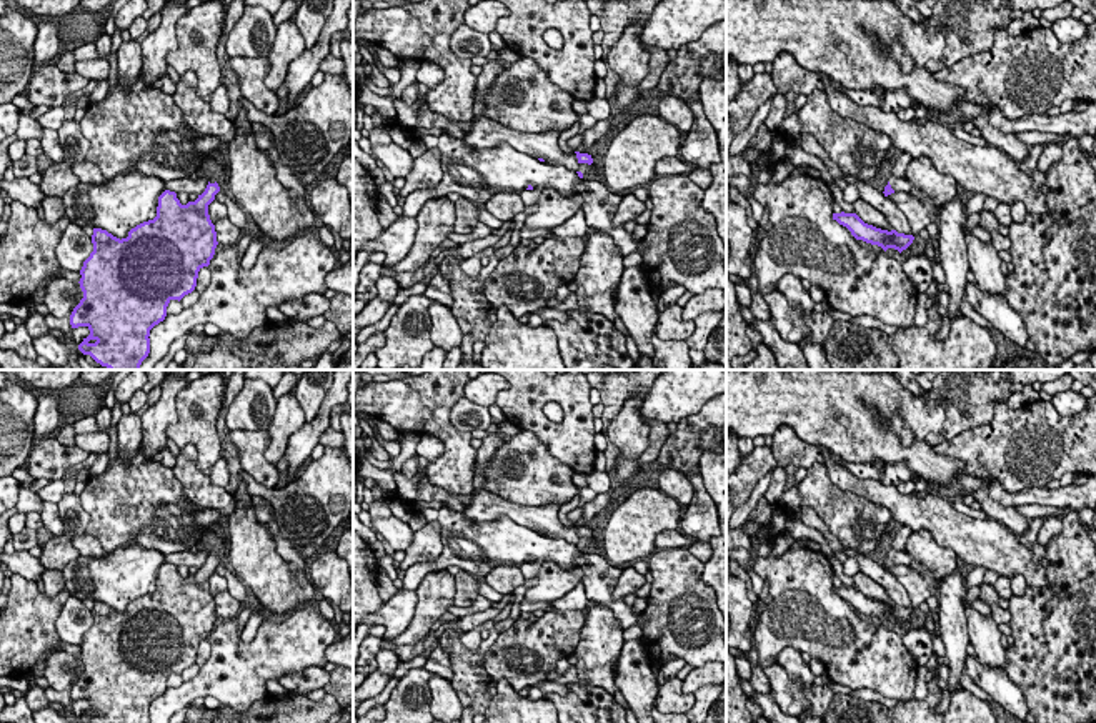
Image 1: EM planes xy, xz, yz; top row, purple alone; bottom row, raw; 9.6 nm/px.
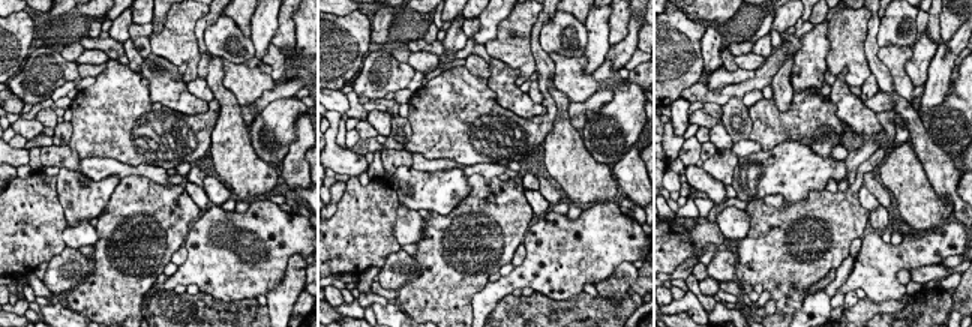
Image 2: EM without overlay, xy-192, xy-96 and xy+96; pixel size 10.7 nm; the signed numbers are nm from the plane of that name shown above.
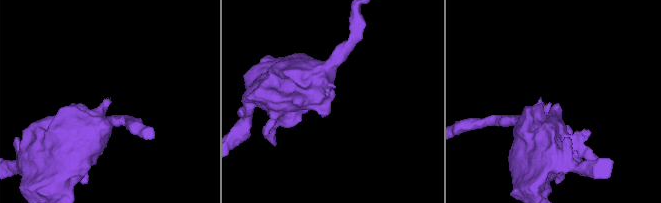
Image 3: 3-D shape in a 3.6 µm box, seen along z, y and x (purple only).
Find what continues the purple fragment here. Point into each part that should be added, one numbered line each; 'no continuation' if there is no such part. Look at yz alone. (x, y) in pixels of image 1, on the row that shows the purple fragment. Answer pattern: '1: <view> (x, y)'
1: yz (901, 184)

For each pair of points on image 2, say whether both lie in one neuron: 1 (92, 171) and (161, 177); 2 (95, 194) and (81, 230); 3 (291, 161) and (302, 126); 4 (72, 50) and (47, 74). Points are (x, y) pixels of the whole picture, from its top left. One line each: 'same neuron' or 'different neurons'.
1: same neuron
2: different neurons
3: same neuron
4: different neurons

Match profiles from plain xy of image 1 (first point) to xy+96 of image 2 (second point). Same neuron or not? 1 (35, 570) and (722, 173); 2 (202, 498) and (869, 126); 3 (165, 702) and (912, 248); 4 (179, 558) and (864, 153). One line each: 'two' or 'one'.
1: two
2: one
3: one
4: one

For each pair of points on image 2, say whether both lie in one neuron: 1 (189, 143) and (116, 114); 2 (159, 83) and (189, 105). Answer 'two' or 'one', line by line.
1: one
2: one

